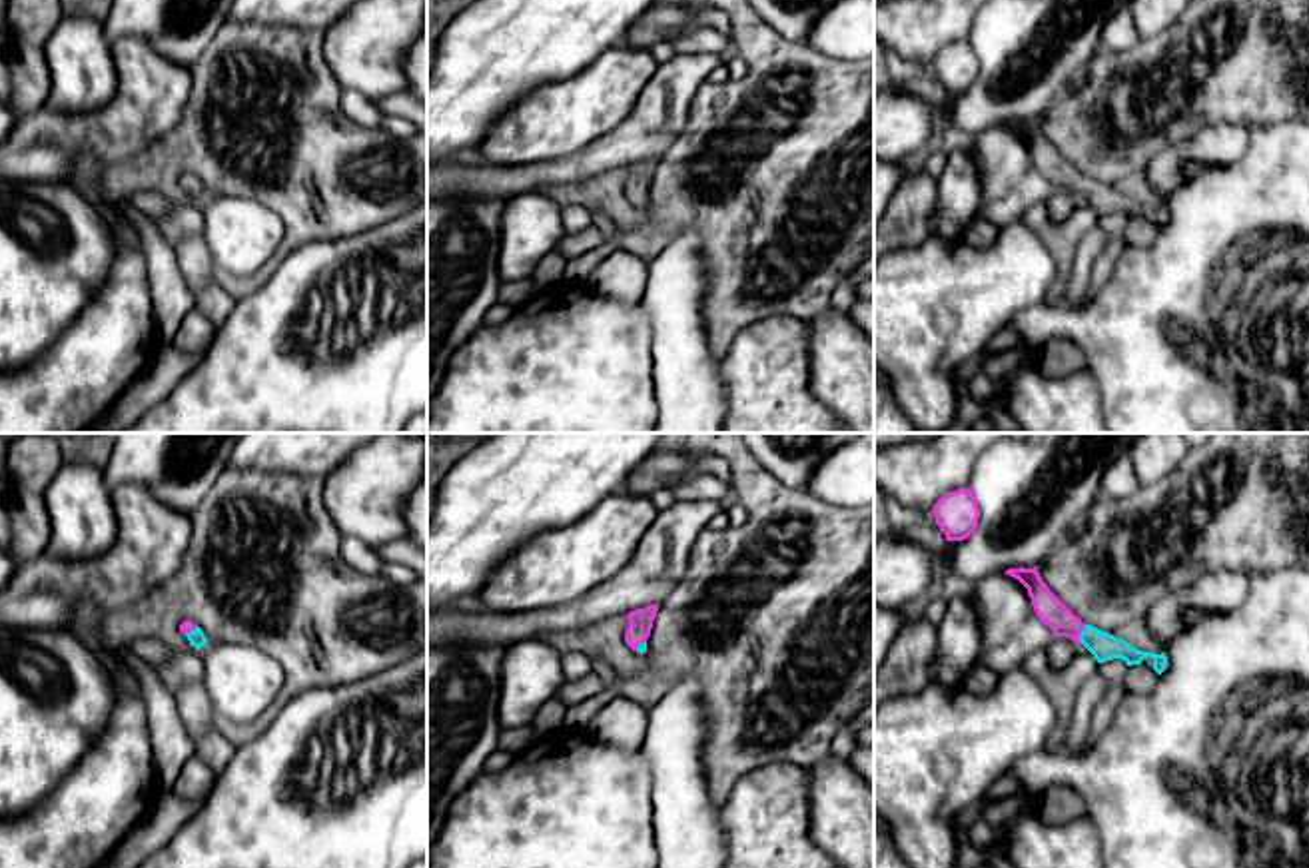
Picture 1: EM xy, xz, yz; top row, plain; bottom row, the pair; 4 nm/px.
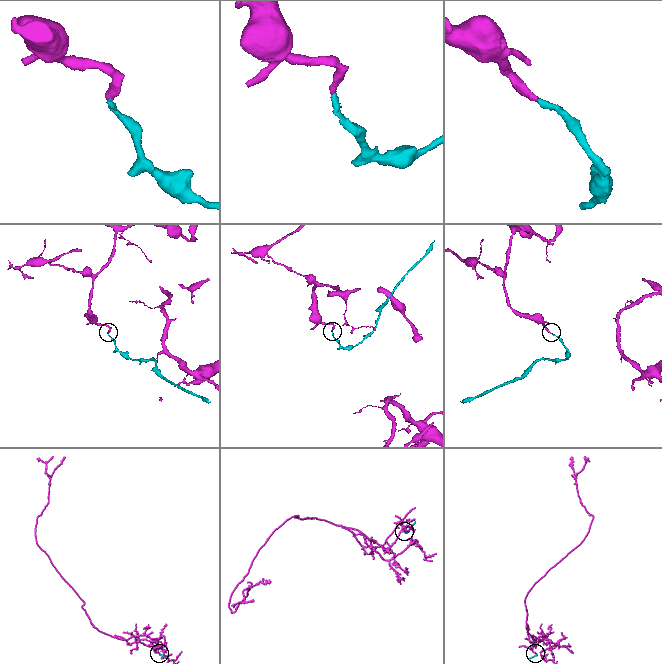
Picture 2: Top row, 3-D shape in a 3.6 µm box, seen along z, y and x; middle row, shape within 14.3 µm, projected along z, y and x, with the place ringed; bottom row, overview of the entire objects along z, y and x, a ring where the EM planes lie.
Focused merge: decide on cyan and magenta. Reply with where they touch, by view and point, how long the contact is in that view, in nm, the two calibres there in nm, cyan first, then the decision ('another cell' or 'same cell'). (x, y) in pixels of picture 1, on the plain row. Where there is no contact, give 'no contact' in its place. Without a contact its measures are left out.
yz (1082, 186) | 80 nm | 110/110 nm | same cell

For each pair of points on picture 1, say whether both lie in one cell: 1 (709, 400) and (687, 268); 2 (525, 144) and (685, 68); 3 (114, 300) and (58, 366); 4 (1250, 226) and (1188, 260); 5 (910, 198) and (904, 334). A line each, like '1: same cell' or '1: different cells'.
1: same cell
2: different cells
3: same cell
4: same cell
5: different cells

